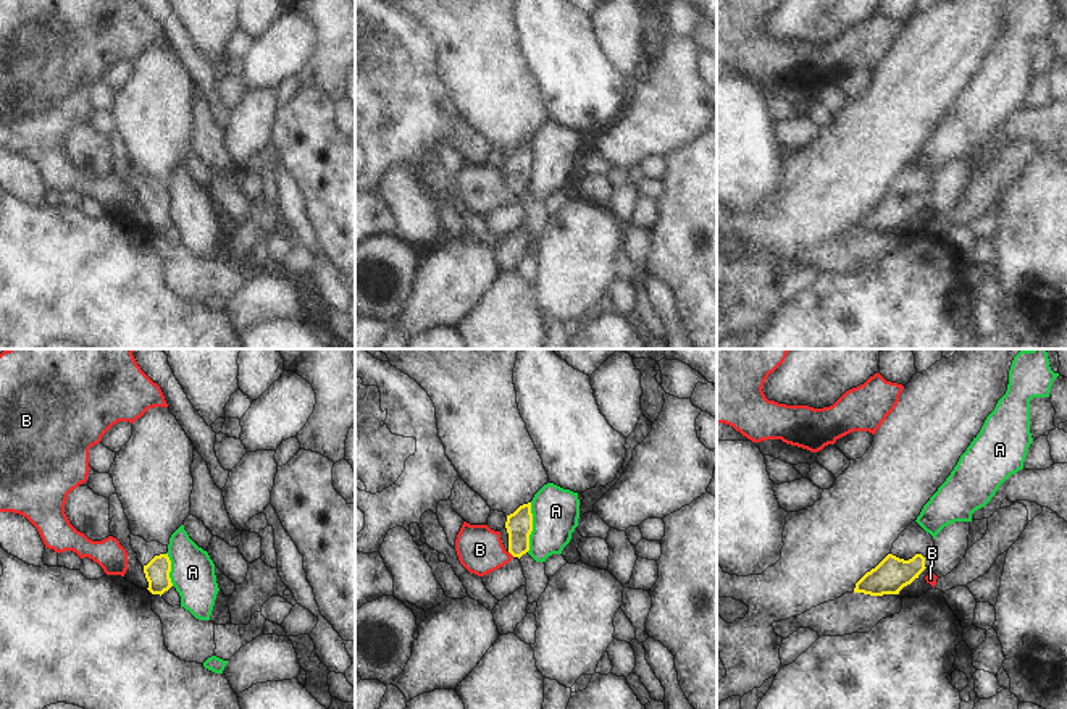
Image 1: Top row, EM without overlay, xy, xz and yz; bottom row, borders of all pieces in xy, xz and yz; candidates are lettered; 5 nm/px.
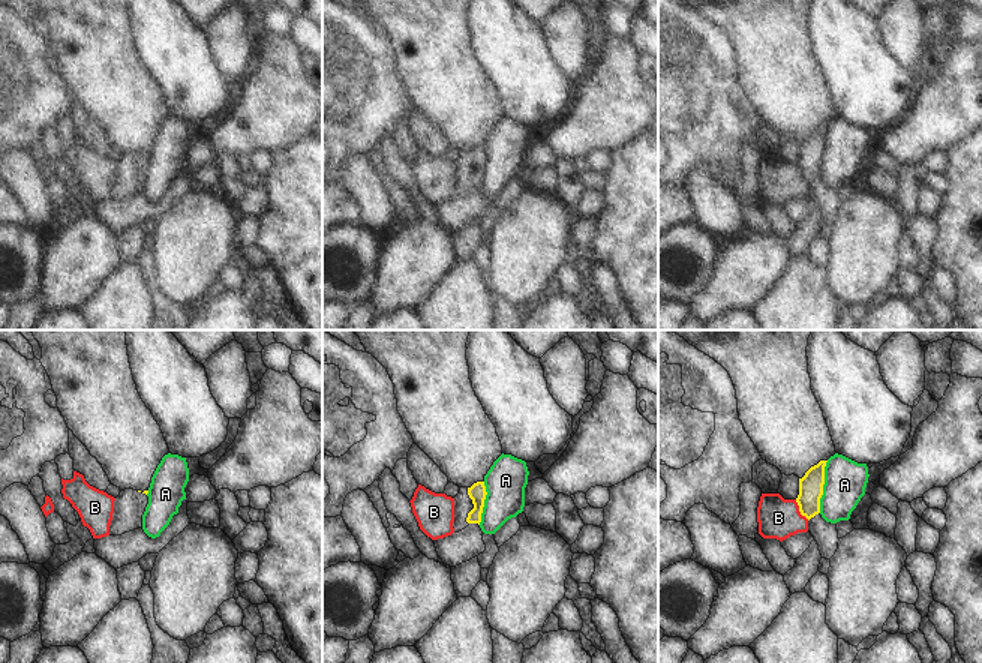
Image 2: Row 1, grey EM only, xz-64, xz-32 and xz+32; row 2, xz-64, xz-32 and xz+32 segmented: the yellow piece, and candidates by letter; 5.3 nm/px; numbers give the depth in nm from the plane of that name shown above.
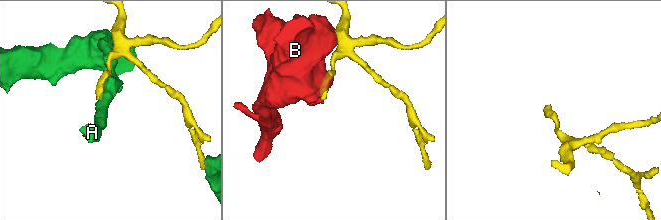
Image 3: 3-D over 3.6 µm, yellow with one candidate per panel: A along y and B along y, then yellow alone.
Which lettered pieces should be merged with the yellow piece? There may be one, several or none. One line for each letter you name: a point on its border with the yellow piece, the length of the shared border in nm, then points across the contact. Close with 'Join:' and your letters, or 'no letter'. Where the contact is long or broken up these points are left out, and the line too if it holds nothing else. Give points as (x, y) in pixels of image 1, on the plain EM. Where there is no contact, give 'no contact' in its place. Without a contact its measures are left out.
Join: no letter

